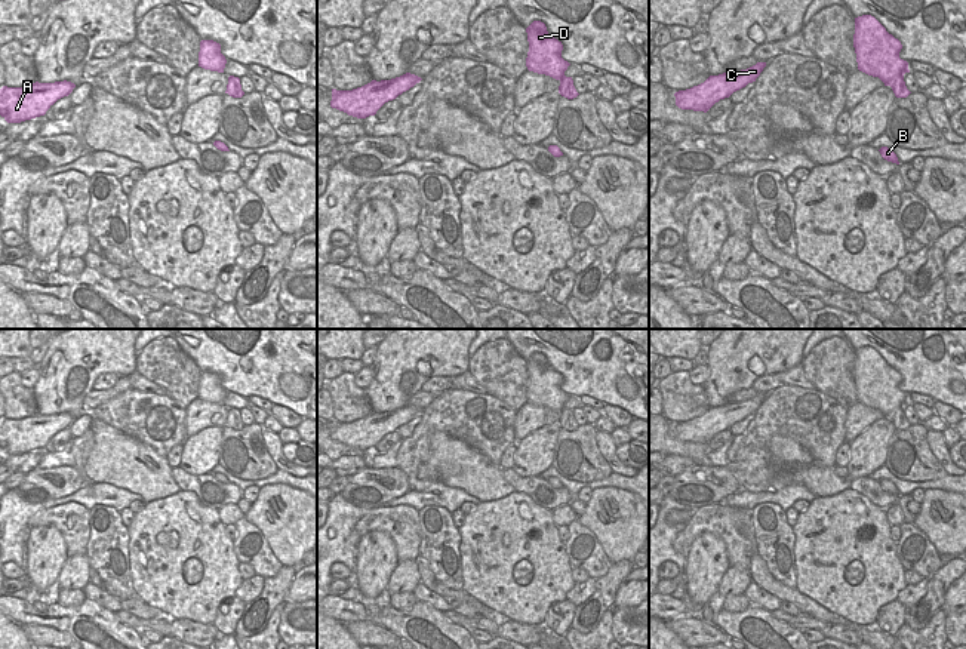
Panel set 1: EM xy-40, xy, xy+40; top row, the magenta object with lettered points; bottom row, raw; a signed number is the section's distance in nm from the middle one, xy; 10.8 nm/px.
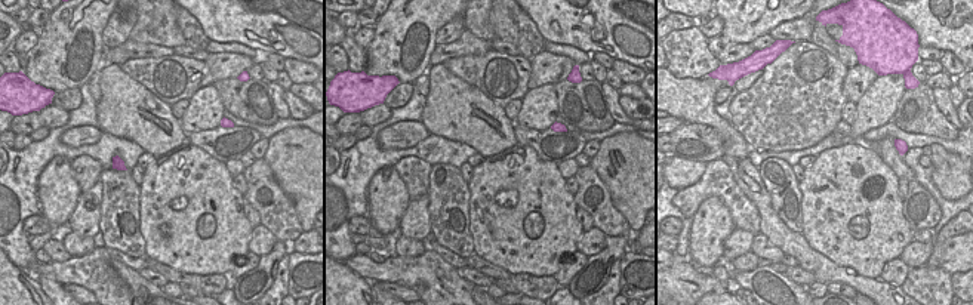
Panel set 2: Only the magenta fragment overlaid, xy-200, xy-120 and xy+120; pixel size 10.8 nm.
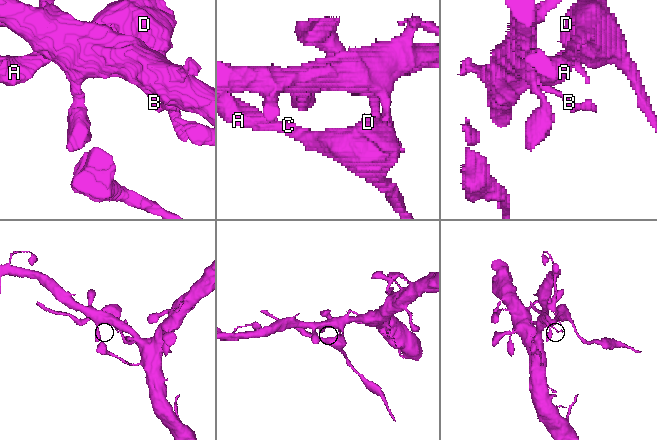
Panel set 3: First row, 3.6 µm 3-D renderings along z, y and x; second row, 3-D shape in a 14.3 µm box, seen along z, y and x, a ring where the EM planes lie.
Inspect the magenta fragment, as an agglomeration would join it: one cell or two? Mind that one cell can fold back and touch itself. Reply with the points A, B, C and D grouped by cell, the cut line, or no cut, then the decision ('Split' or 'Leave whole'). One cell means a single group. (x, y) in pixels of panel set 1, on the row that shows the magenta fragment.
Groups: A C D / B. Split along xy+40 (903, 74), (889, 85). Split

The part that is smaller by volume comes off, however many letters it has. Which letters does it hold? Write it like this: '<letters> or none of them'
A, C, D

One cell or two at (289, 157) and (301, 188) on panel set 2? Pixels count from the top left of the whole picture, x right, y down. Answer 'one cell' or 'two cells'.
one cell

